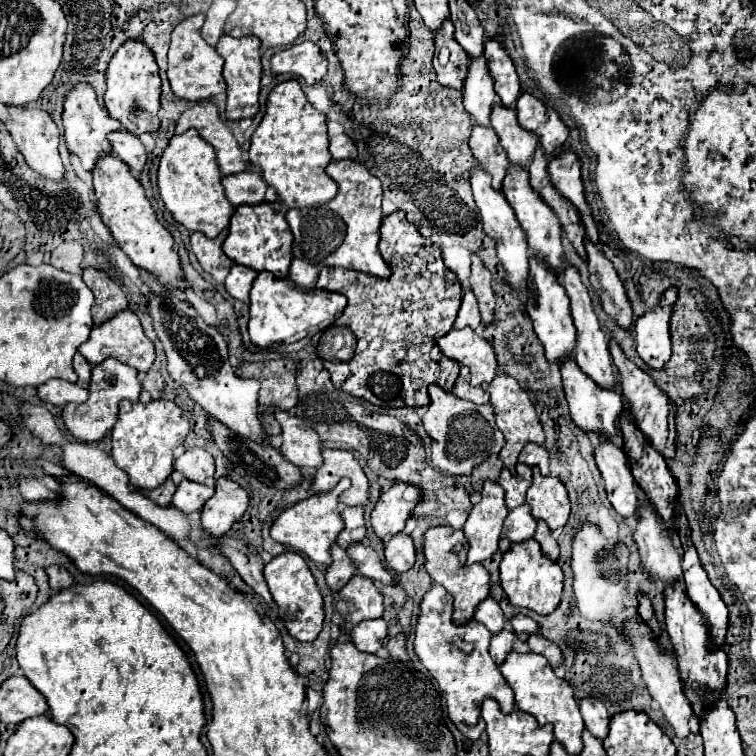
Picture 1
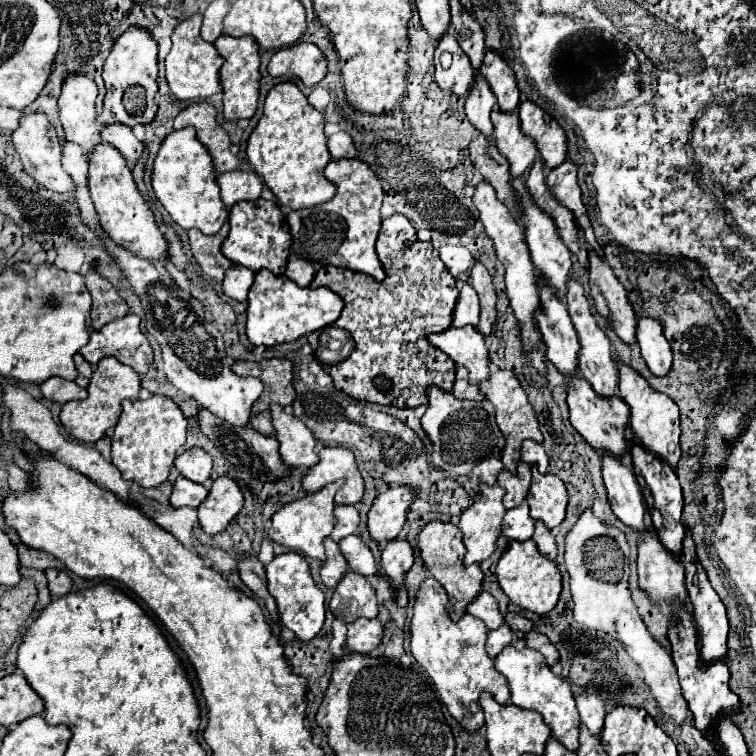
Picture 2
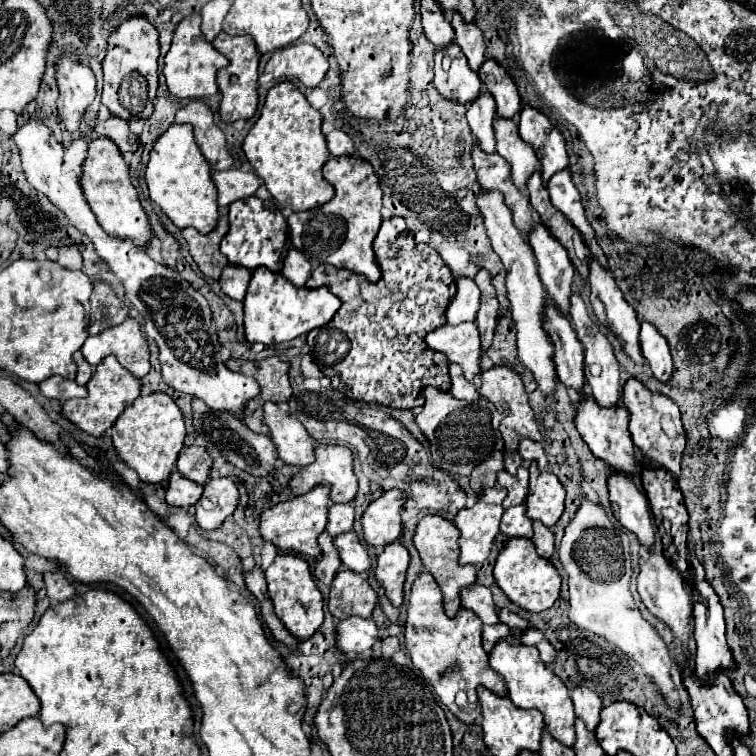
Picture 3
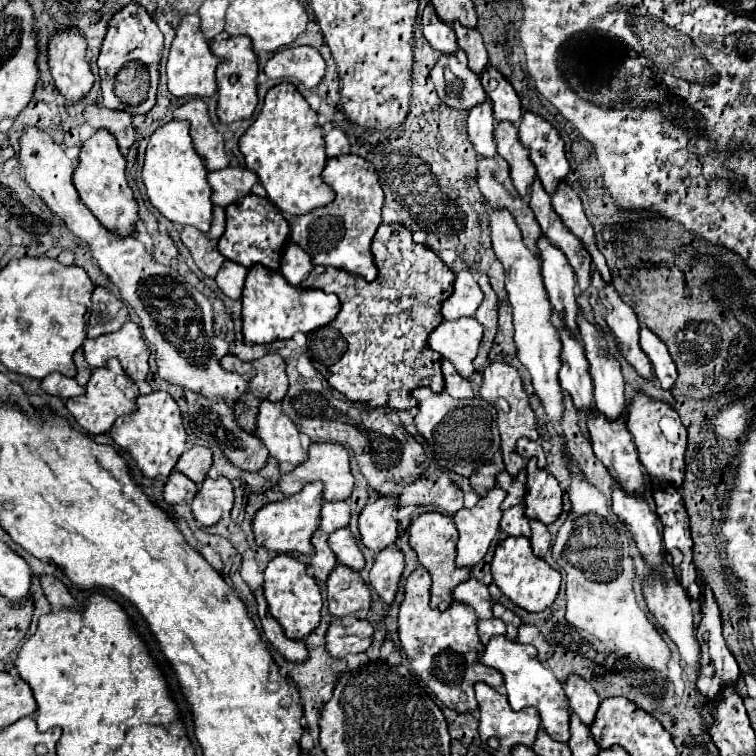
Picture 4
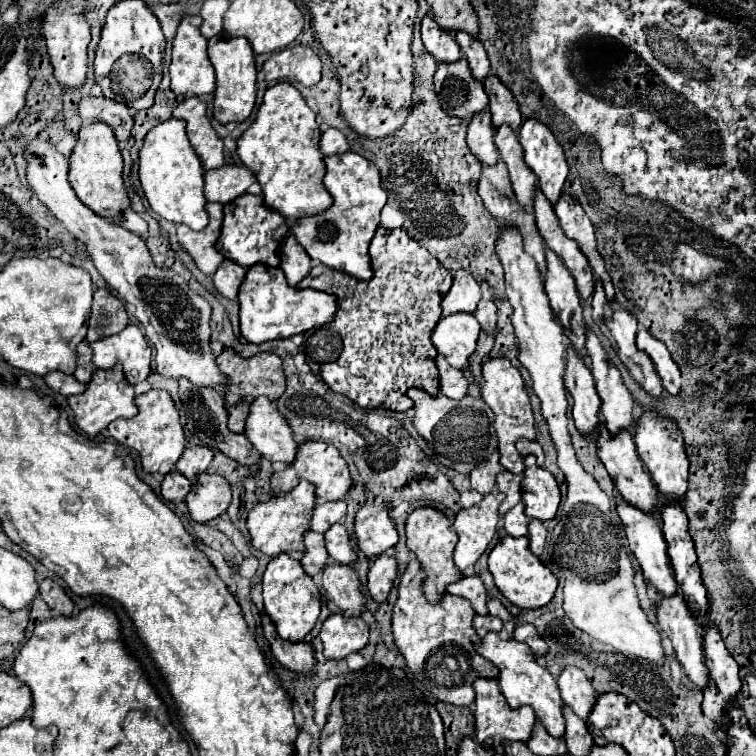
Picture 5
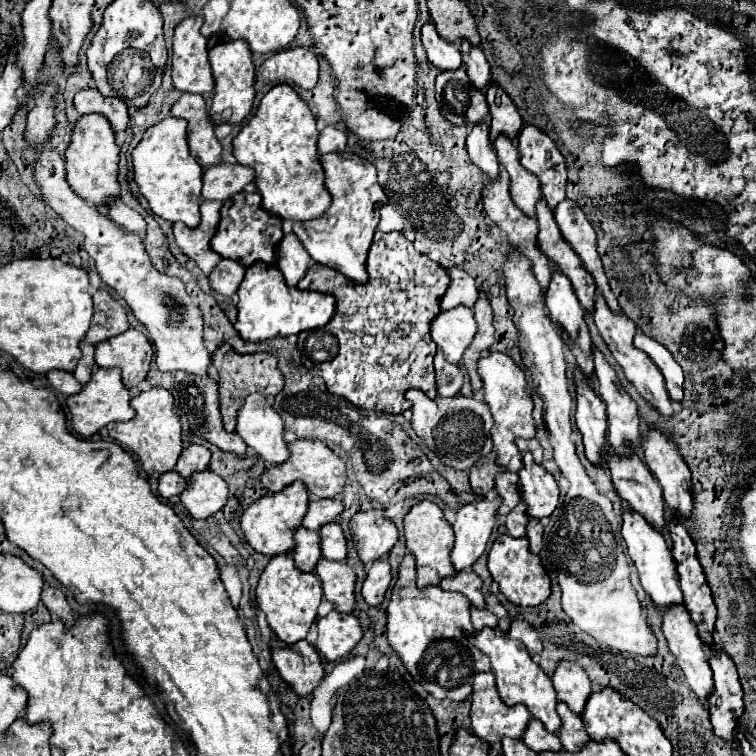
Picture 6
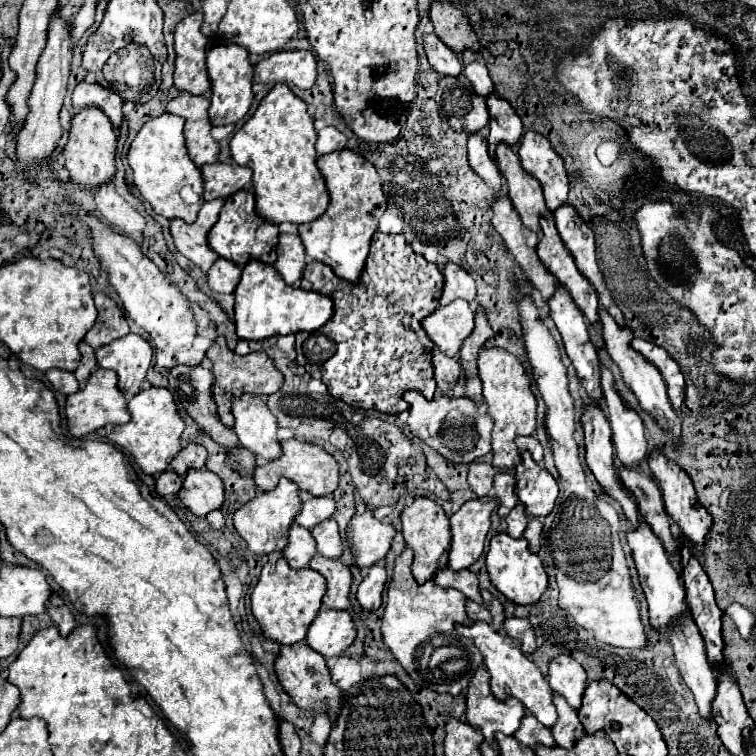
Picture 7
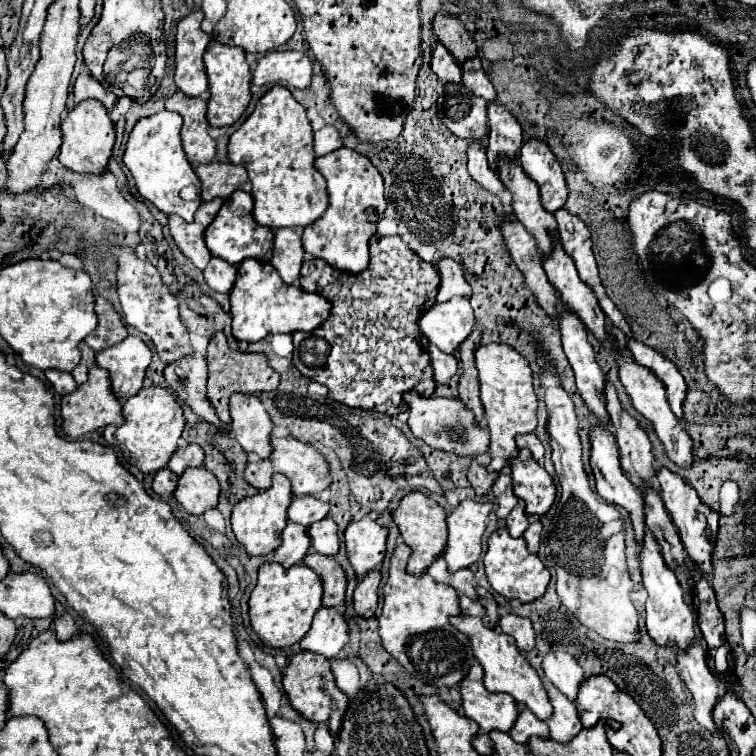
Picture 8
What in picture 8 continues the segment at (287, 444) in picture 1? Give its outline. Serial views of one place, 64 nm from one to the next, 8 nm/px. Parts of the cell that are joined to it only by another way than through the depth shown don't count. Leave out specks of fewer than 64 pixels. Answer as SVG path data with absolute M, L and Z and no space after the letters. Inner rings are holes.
M232 394L230 398L230 434L248 454L268 458L272 454L272 418L254 394Z

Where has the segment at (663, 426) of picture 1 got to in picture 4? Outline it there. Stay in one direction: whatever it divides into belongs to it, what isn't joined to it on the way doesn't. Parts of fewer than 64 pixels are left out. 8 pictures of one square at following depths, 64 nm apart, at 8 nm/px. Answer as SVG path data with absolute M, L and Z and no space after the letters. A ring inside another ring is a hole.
M640 390L632 392L632 400L630 400L626 412L628 412L628 430L634 436L634 444L636 444L640 462L644 464L648 476L656 482L662 480L662 482L668 482L668 484L674 484L674 486L682 486L682 480L684 480L684 452L686 452L686 428L682 426L678 412L668 402L654 400L654 398L646 396ZM664 416L676 418L676 422L680 426L680 438L676 442L666 440L666 436L660 430L660 420Z

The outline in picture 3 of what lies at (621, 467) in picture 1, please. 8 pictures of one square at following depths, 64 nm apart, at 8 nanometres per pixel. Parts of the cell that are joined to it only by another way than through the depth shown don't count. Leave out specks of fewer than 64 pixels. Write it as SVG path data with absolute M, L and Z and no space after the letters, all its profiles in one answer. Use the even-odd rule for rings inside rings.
M612 472L608 476L608 494L614 518L638 536L638 540L652 548L656 528L652 522L648 498L642 486L636 486L634 476L624 476L624 472Z

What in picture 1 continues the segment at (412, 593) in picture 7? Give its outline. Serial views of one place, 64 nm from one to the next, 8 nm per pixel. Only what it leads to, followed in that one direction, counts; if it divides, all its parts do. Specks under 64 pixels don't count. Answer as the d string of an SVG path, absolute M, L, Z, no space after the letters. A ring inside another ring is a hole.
M432 584L432 588L426 592L422 600L422 612L416 624L414 650L420 662L426 666L426 670L432 674L445 699L450 720L470 742L476 742L486 728L480 716L482 702L486 698L494 698L500 704L502 712L510 714L514 710L514 696L512 688L508 688L504 676L500 674L496 662L488 654L488 640L492 638L488 628L484 628L484 624L476 620L470 620L464 626L454 626L452 612L452 596L442 586ZM460 646L466 646L466 650L462 650Z

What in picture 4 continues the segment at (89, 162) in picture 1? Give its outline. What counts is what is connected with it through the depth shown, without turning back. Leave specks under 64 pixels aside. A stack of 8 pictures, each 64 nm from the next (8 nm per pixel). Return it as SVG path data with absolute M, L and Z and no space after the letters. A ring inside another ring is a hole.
M76 28L58 32L50 42L48 64L66 108L84 100L94 84L94 74L84 56L86 40Z

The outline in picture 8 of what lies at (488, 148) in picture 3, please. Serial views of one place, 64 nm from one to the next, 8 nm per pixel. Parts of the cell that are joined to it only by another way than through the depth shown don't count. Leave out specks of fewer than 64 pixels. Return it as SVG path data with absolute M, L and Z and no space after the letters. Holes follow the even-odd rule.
M482 140L472 142L468 146L468 172L470 172L470 176L478 184L482 184L492 194L498 194L504 188L504 184L500 182L498 174L492 172L492 168L488 166L488 160L486 160L486 144Z

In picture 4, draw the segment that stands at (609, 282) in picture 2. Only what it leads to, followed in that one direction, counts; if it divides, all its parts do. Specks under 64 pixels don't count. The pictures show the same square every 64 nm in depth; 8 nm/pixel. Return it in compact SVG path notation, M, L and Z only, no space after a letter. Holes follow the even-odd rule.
M596 268L592 270L590 306L592 306L592 310L594 310L594 318L596 318L596 322L598 322L598 320L606 322L608 330L610 330L612 336L618 340L622 356L624 356L624 358L636 368L636 372L638 372L640 376L650 378L650 376L652 376L652 364L650 364L650 360L648 360L648 356L642 352L642 348L638 346L638 330L640 330L640 326L638 326L636 314L634 314L634 310L632 310L632 308L630 308L630 306L618 296L618 292L614 290L612 284L604 284L604 280L602 280L600 272L596 272Z

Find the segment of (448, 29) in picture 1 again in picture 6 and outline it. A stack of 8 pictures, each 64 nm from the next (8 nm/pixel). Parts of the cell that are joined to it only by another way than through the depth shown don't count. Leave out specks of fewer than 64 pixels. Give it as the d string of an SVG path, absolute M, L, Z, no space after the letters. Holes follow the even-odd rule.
M464 64L456 72L448 70L436 76L436 100L446 120L456 126L476 124L488 114L484 92L472 88L472 82L464 72Z

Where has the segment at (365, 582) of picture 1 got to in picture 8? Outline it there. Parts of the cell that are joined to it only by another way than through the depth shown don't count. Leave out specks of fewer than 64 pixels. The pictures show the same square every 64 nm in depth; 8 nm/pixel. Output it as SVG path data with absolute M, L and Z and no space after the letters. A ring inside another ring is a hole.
M310 552L304 558L304 564L308 568L312 568L314 572L318 572L322 576L322 580L324 580L322 606L326 606L326 608L344 606L346 574L344 574L342 566L332 556L324 556L324 554L316 554L316 552Z

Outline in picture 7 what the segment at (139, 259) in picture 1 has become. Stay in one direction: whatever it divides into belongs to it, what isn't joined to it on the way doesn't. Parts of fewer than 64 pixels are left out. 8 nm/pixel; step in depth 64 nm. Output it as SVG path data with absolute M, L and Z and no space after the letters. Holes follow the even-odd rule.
M84 108L80 114L76 114L72 118L68 142L64 146L64 160L66 160L64 166L70 172L70 182L86 190L108 184L116 174L114 156L116 156L116 132L108 116L104 116L100 108Z

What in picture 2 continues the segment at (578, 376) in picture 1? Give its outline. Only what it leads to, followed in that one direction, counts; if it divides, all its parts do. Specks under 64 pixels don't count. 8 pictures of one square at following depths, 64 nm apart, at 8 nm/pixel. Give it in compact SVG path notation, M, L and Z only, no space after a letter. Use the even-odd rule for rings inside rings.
M572 376L572 380L568 380L566 392L568 392L566 402L570 408L570 424L586 438L586 442L590 446L610 452L616 458L622 458L630 448L630 442L626 440L628 422L630 422L628 404L624 404L624 400L620 400L620 396L616 396L616 394L612 398L604 398L604 396L596 394L592 390L592 386L588 386L588 382L580 376Z

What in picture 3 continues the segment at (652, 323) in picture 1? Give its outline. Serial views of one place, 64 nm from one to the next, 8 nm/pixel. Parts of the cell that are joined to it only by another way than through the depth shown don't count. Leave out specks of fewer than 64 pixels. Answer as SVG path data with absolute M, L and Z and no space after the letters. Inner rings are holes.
M642 322L642 328L640 328L640 350L652 374L660 382L668 382L672 378L670 348L666 344L666 338L648 322Z

